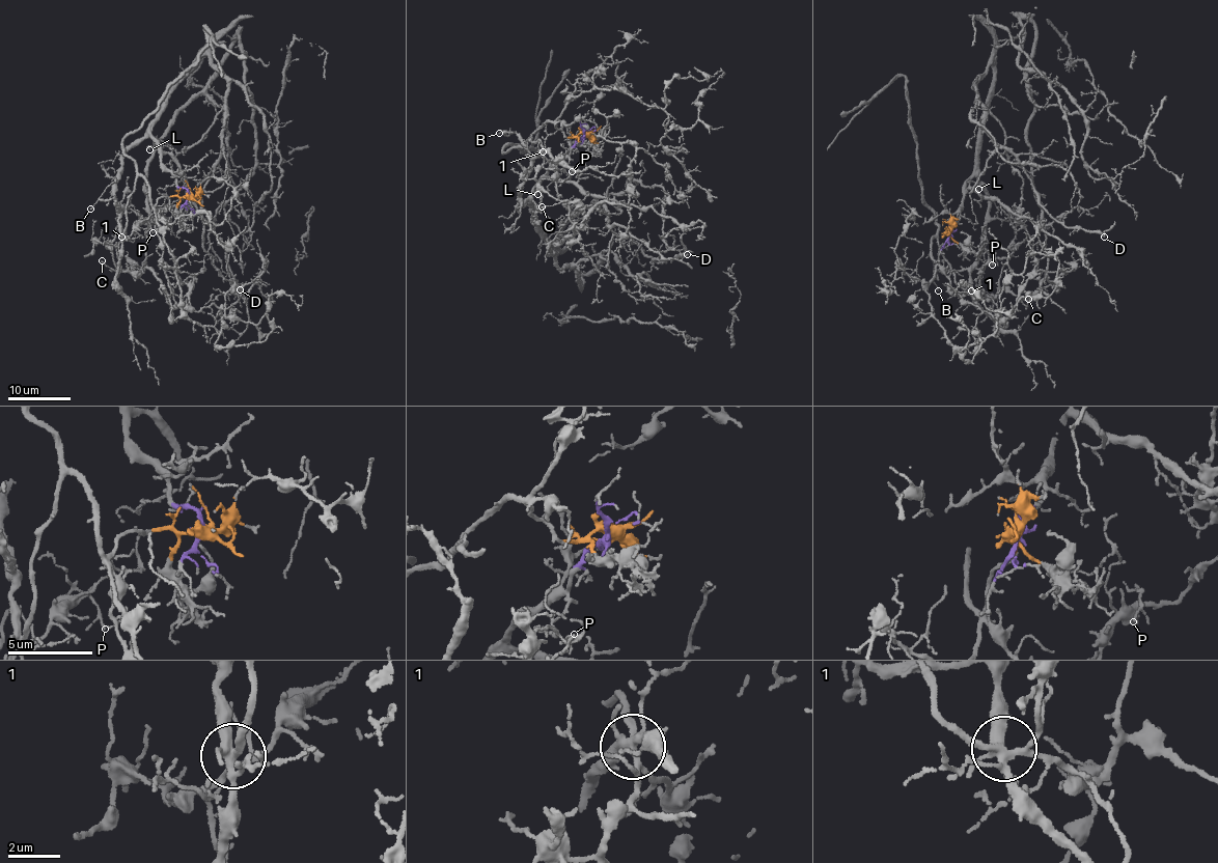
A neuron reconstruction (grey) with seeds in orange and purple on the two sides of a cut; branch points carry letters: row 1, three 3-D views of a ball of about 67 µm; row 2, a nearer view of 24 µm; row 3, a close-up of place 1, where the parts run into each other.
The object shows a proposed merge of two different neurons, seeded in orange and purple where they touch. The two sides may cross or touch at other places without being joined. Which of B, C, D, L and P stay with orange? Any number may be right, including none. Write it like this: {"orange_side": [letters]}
{"orange_side": ["C", "P"]}

